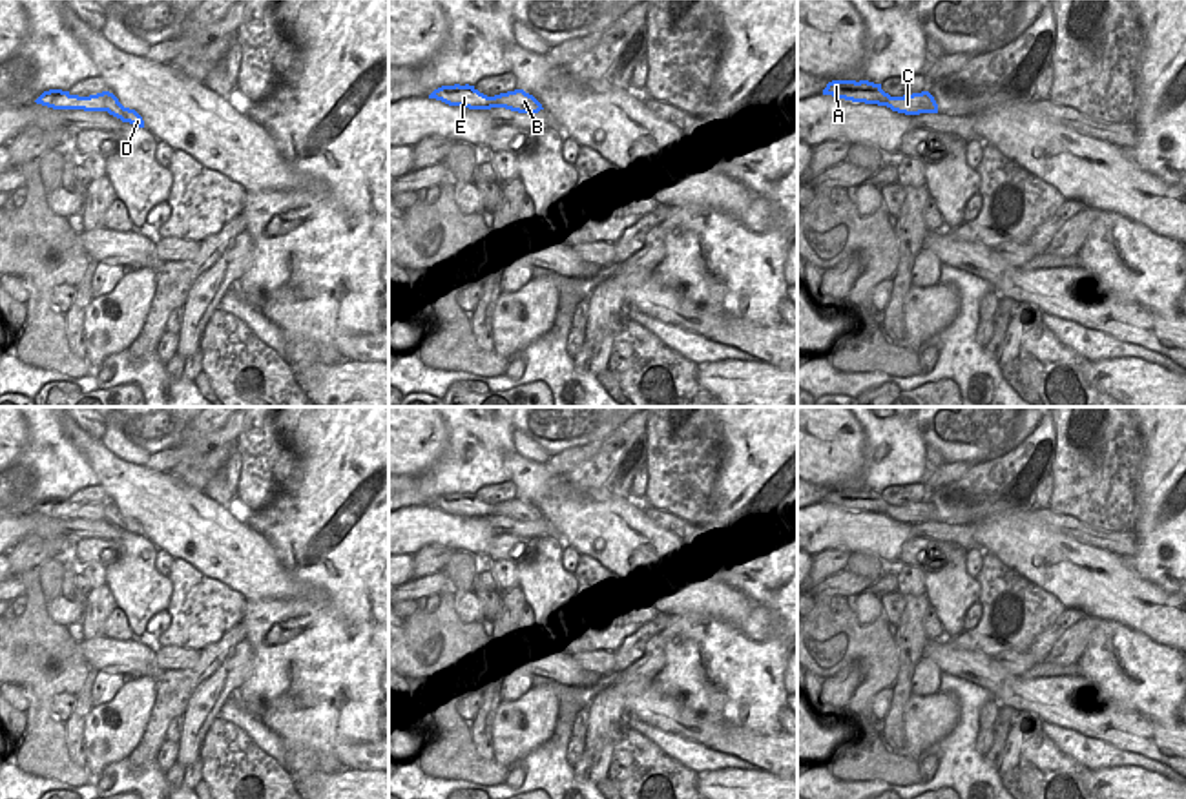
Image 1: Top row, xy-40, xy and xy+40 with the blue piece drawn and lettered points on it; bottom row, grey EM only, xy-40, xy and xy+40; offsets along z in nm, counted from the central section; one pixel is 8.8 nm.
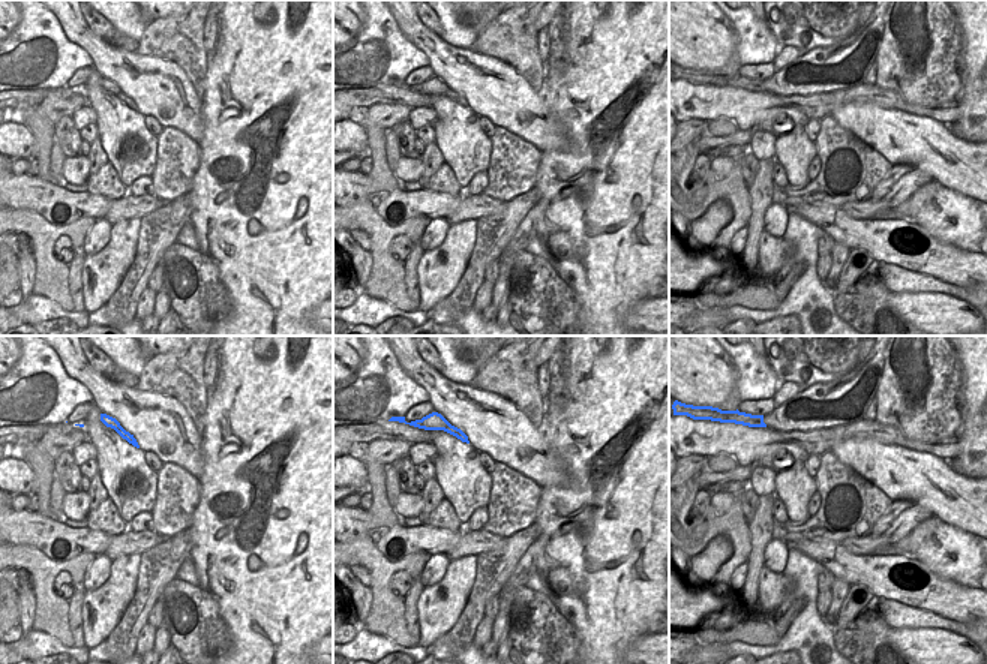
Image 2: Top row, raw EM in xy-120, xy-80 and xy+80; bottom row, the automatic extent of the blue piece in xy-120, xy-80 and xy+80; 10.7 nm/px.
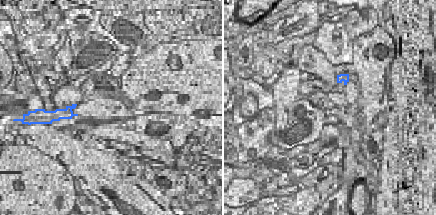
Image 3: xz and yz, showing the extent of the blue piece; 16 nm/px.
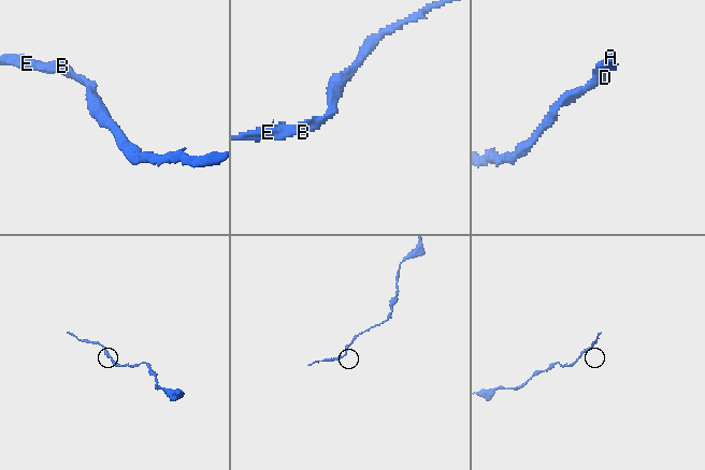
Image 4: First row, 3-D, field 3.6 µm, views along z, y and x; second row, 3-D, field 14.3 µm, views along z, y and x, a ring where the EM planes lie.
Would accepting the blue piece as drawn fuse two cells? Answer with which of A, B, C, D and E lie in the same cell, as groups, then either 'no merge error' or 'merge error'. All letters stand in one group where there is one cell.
groups A E / B C D; merge error

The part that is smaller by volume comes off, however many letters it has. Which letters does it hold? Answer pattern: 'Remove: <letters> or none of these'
Remove: A, E

